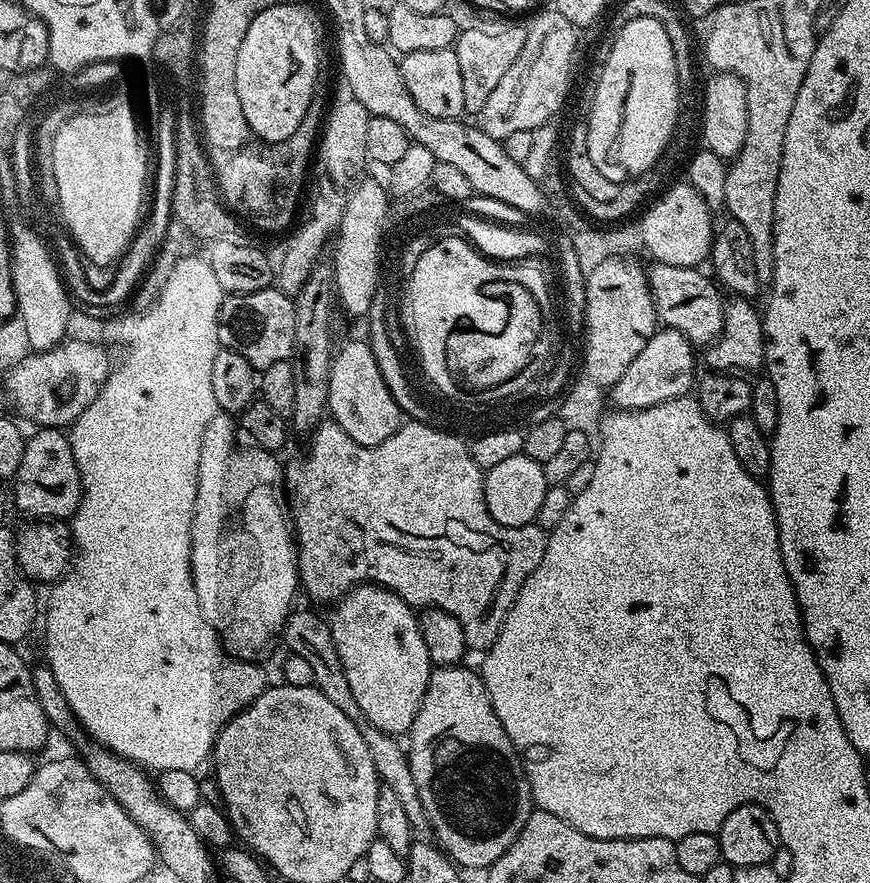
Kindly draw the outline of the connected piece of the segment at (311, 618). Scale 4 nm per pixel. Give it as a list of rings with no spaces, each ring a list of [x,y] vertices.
[[[296,610],[289,615],[282,629],[282,640],[283,636],[285,642],[288,643],[287,651],[306,658],[307,664],[314,669],[315,687],[319,688],[322,694],[326,694],[326,698],[330,698],[330,702],[334,702],[334,706],[338,706],[338,710],[342,710],[342,714],[346,714],[346,718],[350,718],[356,723],[366,742],[366,750],[370,750],[370,758],[374,758],[374,766],[383,787],[394,790],[394,794],[398,794],[398,798],[406,810],[406,818],[410,818],[413,829],[427,829],[429,827],[428,815],[424,812],[423,802],[418,798],[418,786],[414,782],[414,774],[410,770],[405,745],[401,741],[399,744],[396,741],[399,739],[393,733],[378,730],[378,726],[374,726],[364,717],[358,702],[354,702],[350,682],[346,682],[346,674],[342,670],[342,662],[338,658],[338,650],[332,641],[331,623],[325,617],[323,620],[322,617],[315,616],[312,612]]]

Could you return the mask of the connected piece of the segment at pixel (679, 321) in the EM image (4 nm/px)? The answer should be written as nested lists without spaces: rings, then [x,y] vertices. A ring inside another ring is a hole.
[[[655,262],[649,265],[646,275],[648,285],[652,288],[657,319],[665,327],[678,329],[694,346],[711,345],[724,328],[724,300],[721,289],[714,283],[713,277],[708,274],[703,276],[700,268],[666,266]]]

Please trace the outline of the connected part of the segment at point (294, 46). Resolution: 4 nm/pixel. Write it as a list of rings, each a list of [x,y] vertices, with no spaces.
[[[279,2],[272,8],[262,10],[250,22],[241,49],[238,50],[237,88],[245,120],[261,141],[290,138],[290,134],[298,130],[298,122],[302,122],[313,96],[317,95],[316,75],[319,72],[320,44],[316,41],[316,28],[298,5]]]

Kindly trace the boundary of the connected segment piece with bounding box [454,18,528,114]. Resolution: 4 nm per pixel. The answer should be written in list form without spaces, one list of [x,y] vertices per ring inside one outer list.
[[[492,18],[480,25],[479,28],[466,29],[461,31],[456,37],[454,51],[458,58],[458,70],[462,73],[462,102],[464,111],[468,114],[478,114],[486,106],[486,101],[490,99],[490,94],[494,91],[494,86],[498,86],[500,79],[506,75],[506,70],[514,66],[514,58],[522,54],[522,46],[526,46],[527,27],[520,24],[499,24],[499,19]]]

